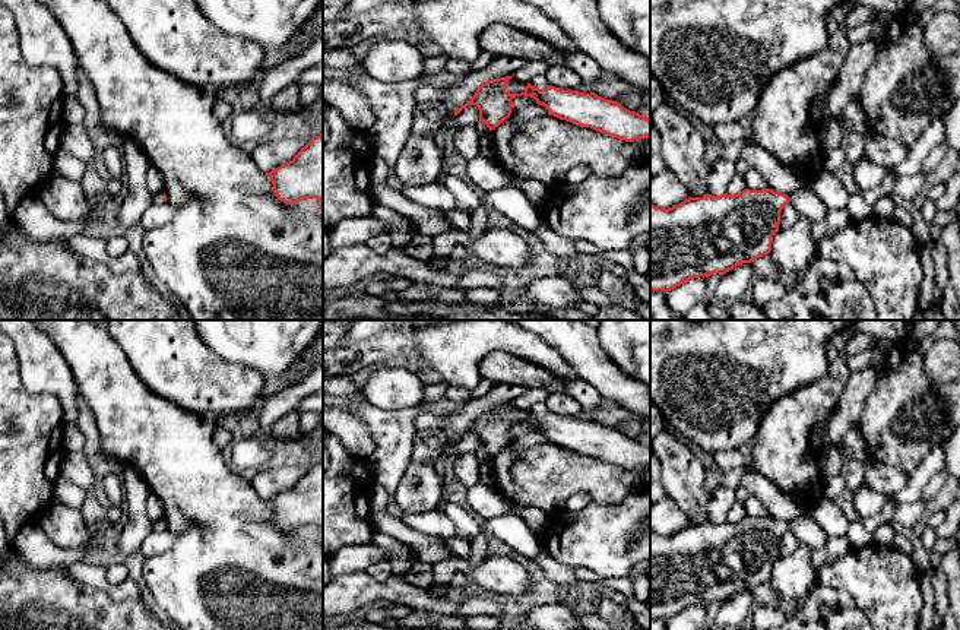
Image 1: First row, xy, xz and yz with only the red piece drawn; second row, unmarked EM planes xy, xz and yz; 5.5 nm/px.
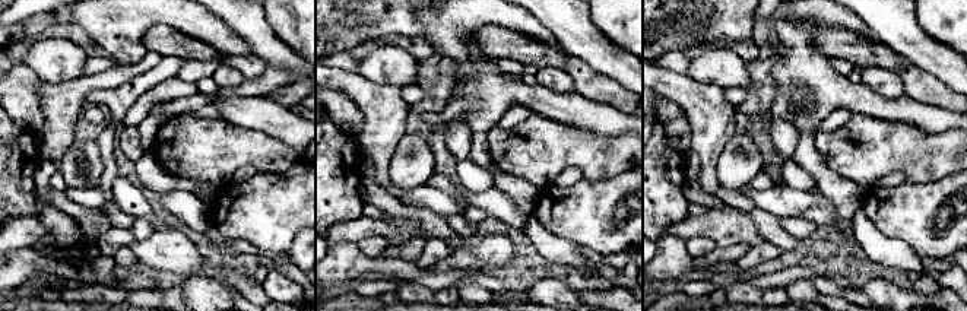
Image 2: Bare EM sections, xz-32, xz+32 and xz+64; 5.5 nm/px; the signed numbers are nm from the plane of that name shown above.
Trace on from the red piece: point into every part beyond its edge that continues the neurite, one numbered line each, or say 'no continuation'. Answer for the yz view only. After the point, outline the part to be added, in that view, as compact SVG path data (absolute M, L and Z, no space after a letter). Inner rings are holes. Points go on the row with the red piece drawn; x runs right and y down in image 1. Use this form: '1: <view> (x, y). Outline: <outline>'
1: yz (808, 205). Outline: M809 186L788 194L788 197L789 203L799 212L799 215L808 218L811 222L823 219L828 212L828 208Z

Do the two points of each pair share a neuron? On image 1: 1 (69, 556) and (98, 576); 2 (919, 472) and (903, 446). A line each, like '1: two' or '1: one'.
1: two
2: two

